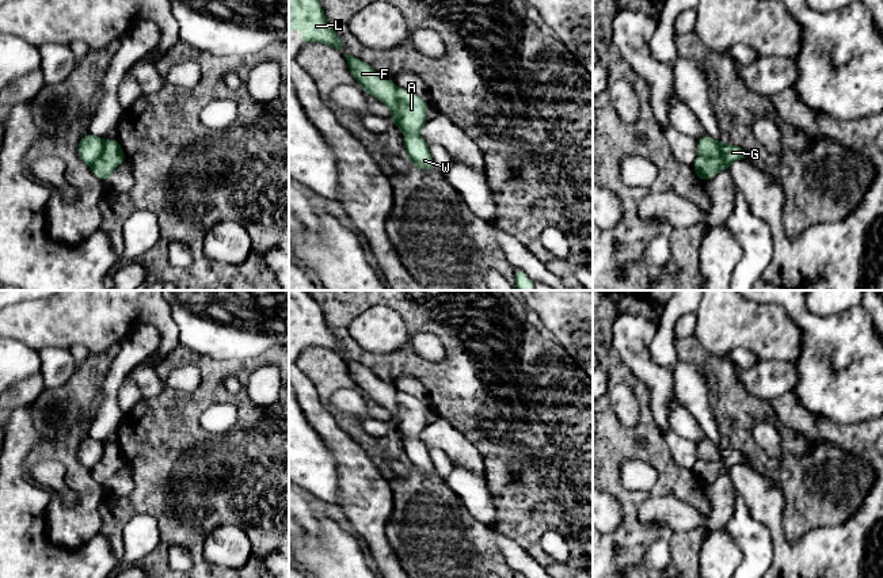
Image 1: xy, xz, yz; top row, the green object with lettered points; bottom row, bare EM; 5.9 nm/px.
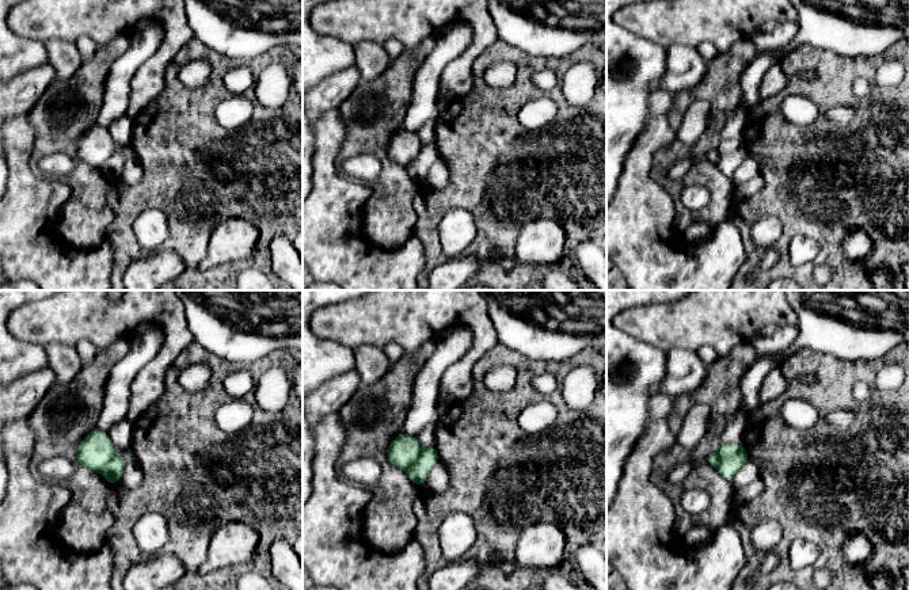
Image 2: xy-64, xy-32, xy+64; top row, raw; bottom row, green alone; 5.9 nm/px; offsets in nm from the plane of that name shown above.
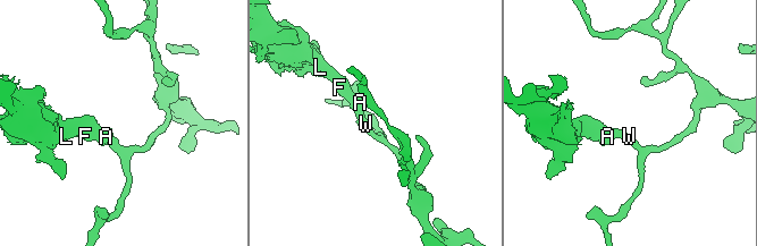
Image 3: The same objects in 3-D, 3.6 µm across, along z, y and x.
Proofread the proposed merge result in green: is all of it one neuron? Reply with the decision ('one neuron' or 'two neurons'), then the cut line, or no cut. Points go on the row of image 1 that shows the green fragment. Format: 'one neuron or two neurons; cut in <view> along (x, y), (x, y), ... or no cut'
two neurons; cut in xz along (398, 88), (398, 120), (395, 122)

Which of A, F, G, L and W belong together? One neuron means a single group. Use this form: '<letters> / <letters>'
A G W / F L

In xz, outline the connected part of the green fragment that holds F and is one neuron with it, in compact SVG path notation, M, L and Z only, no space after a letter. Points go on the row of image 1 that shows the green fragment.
M343 54L347 60L347 65L351 76L359 84L359 87L366 92L373 95L376 99L381 100L392 111L389 119L391 123L396 123L399 119L399 98L397 85L393 80L378 75L370 65L365 61L353 57L350 54Z

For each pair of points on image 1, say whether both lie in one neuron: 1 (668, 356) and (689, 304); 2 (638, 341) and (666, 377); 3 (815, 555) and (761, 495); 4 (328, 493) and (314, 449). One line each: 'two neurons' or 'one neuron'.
1: one neuron
2: one neuron
3: one neuron
4: one neuron

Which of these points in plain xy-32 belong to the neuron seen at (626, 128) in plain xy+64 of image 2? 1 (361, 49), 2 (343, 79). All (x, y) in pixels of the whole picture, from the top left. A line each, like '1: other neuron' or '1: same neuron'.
1: other neuron
2: other neuron

